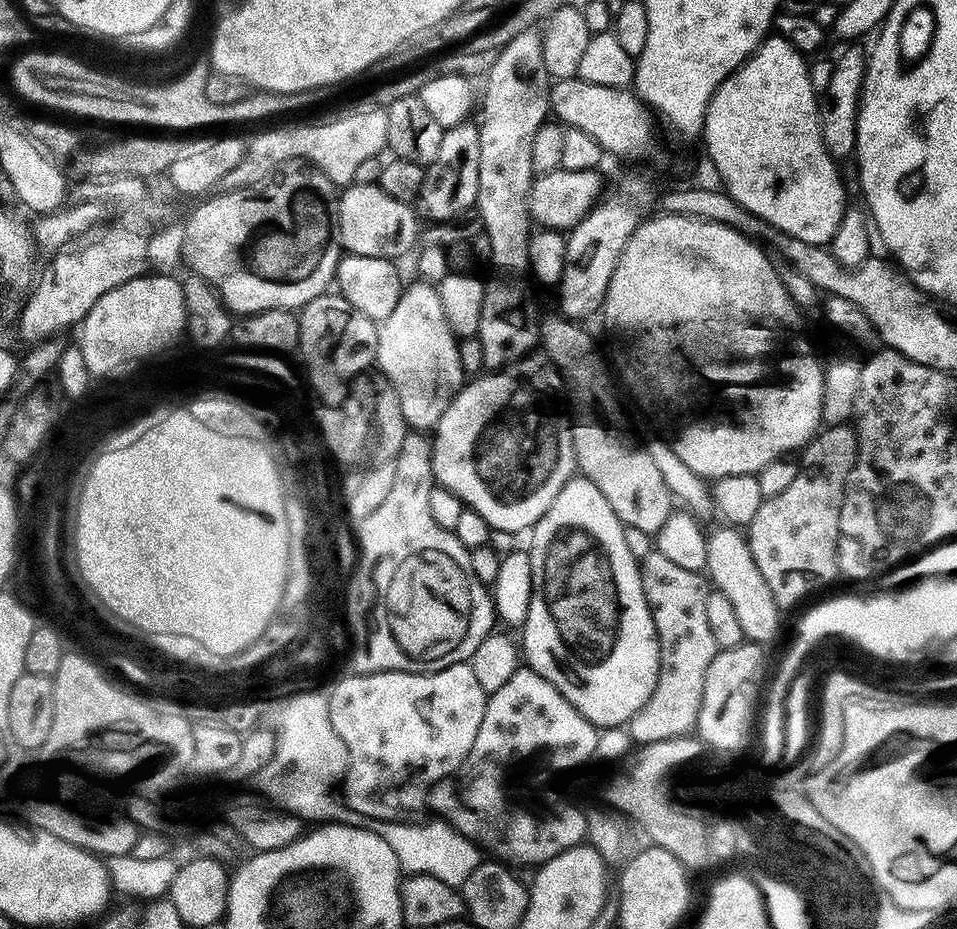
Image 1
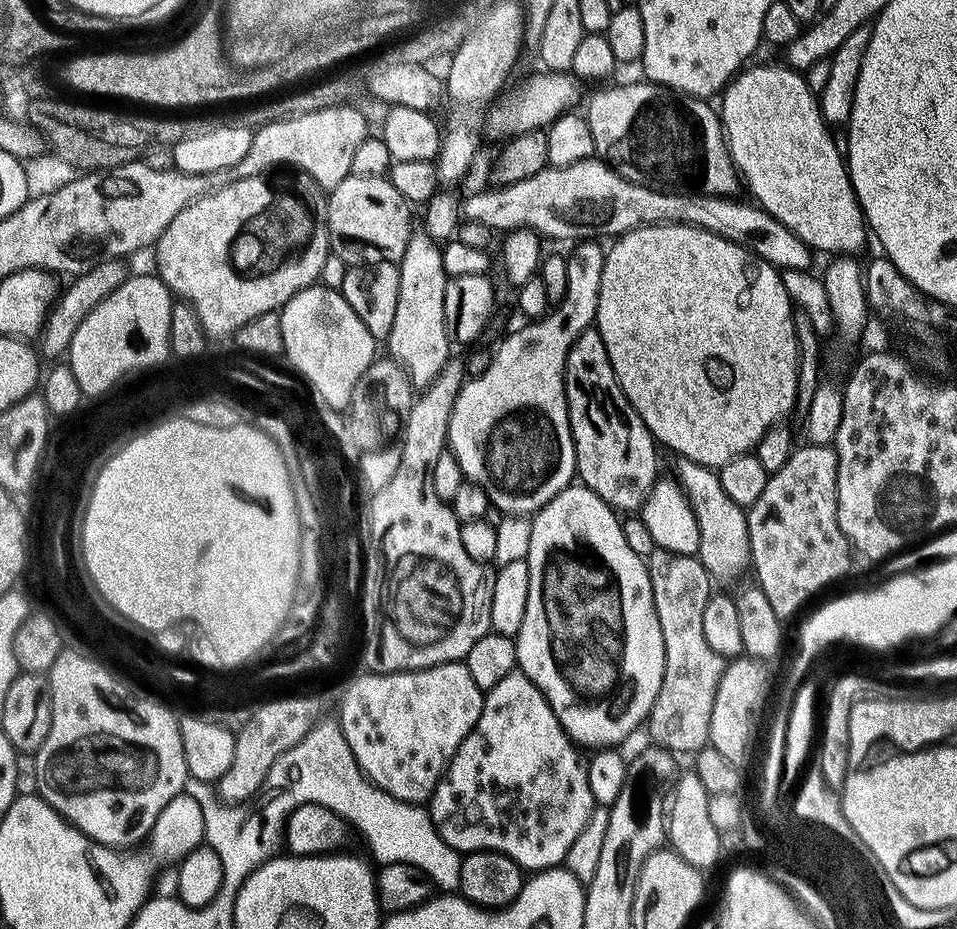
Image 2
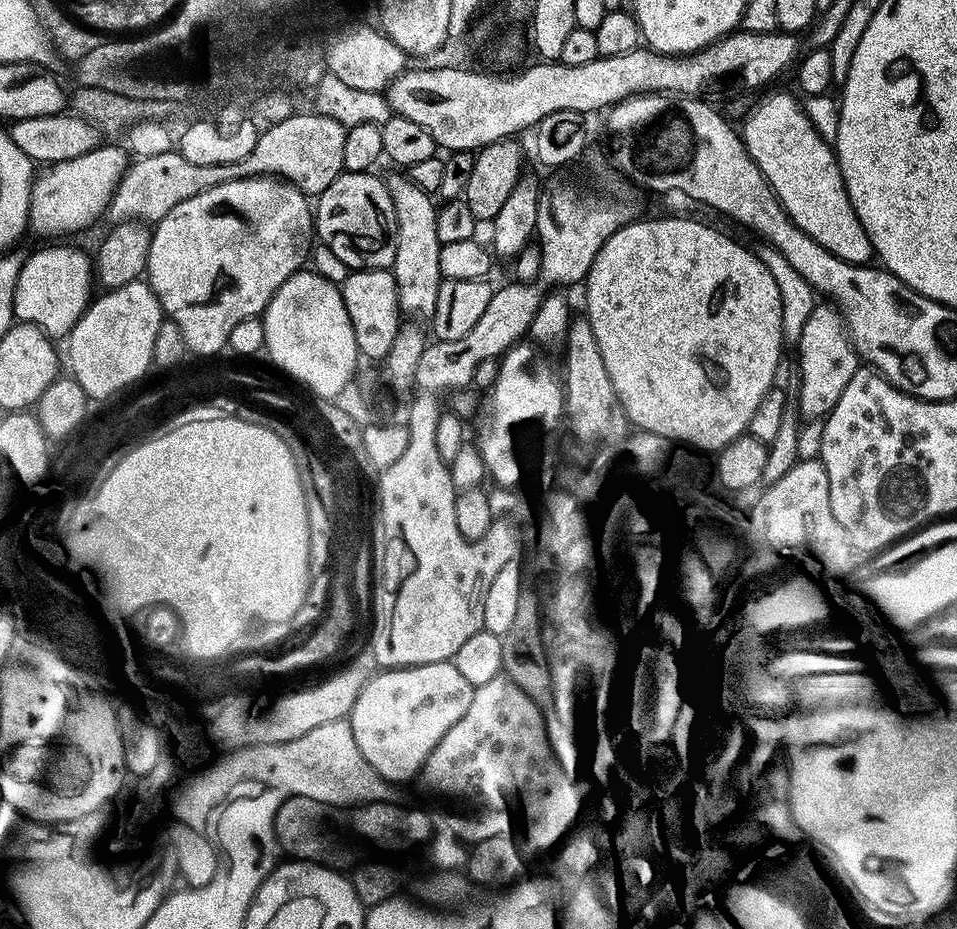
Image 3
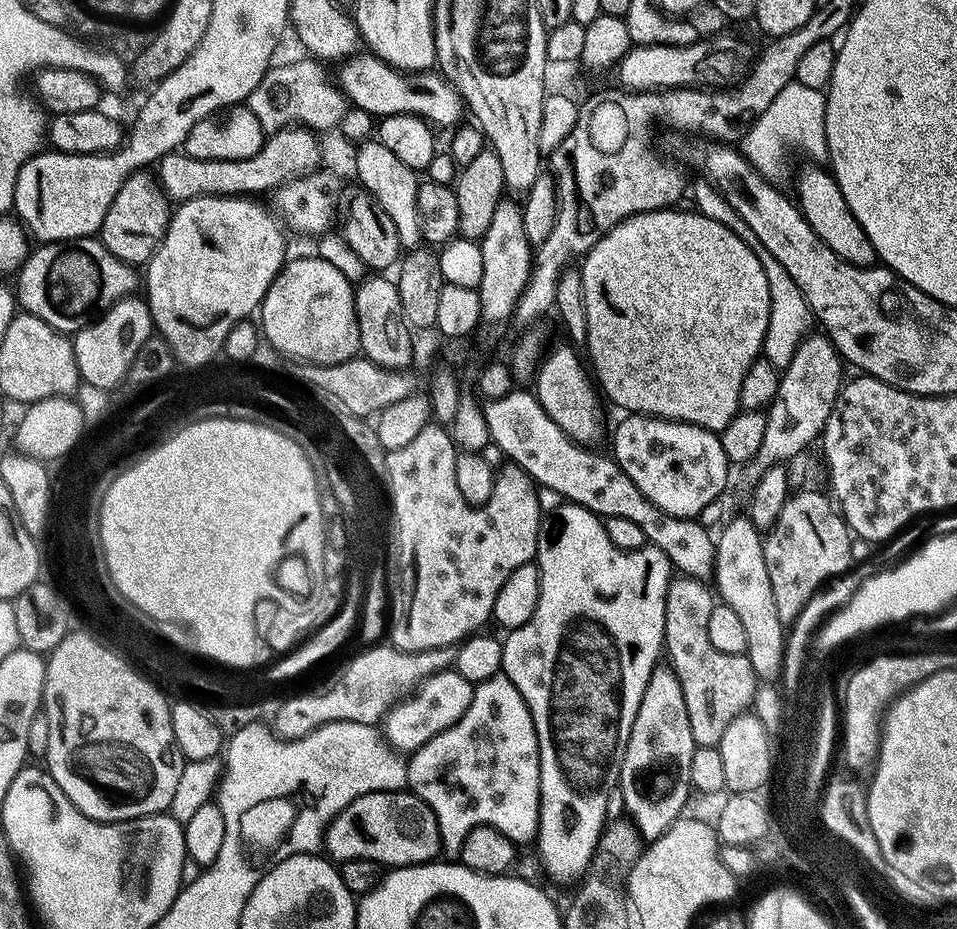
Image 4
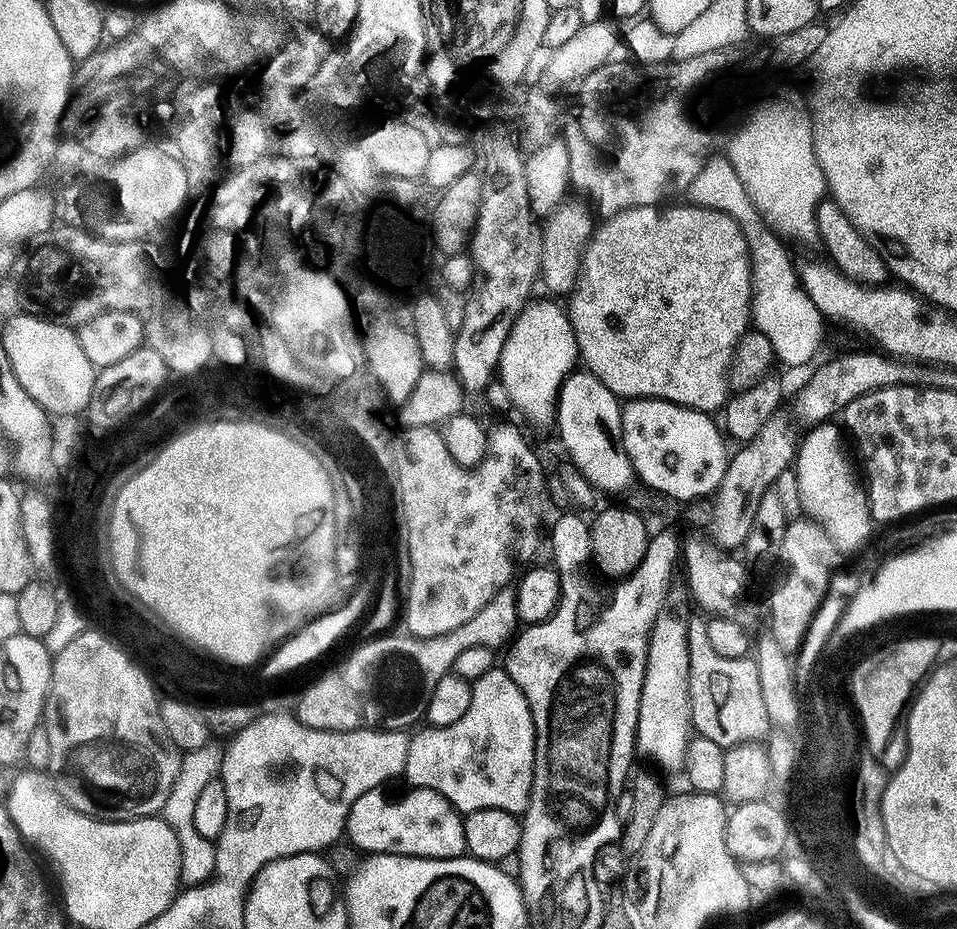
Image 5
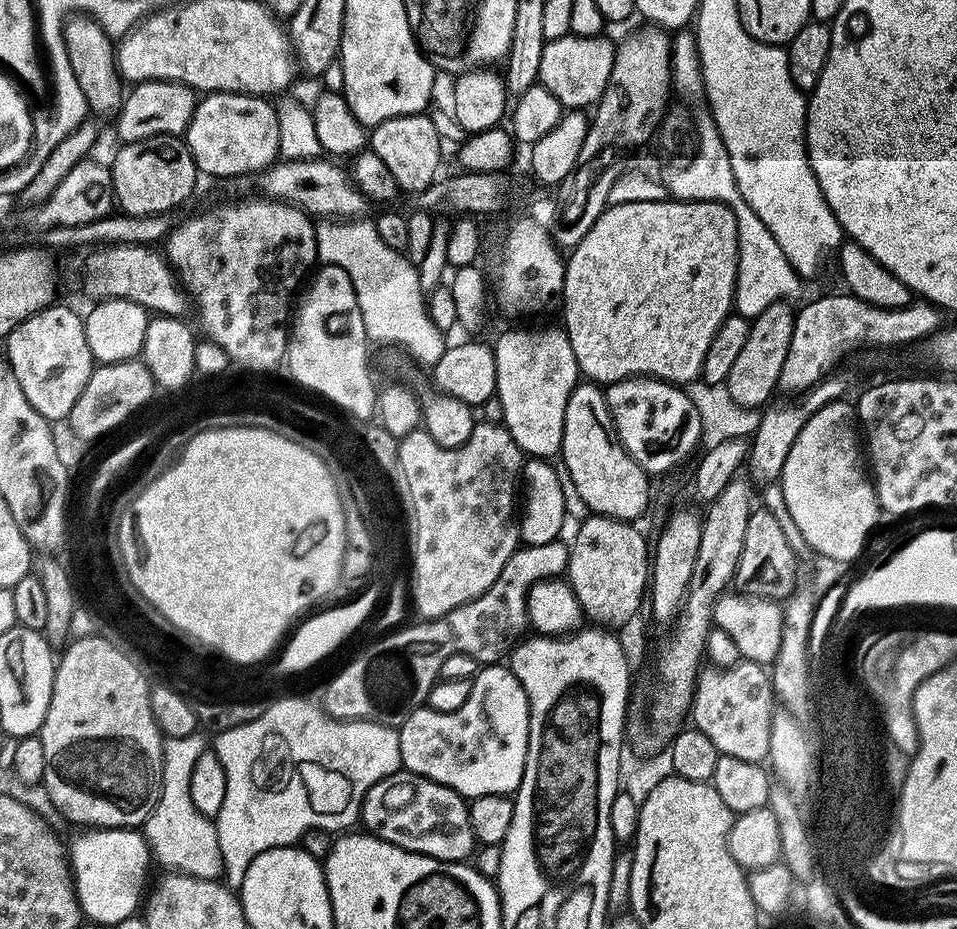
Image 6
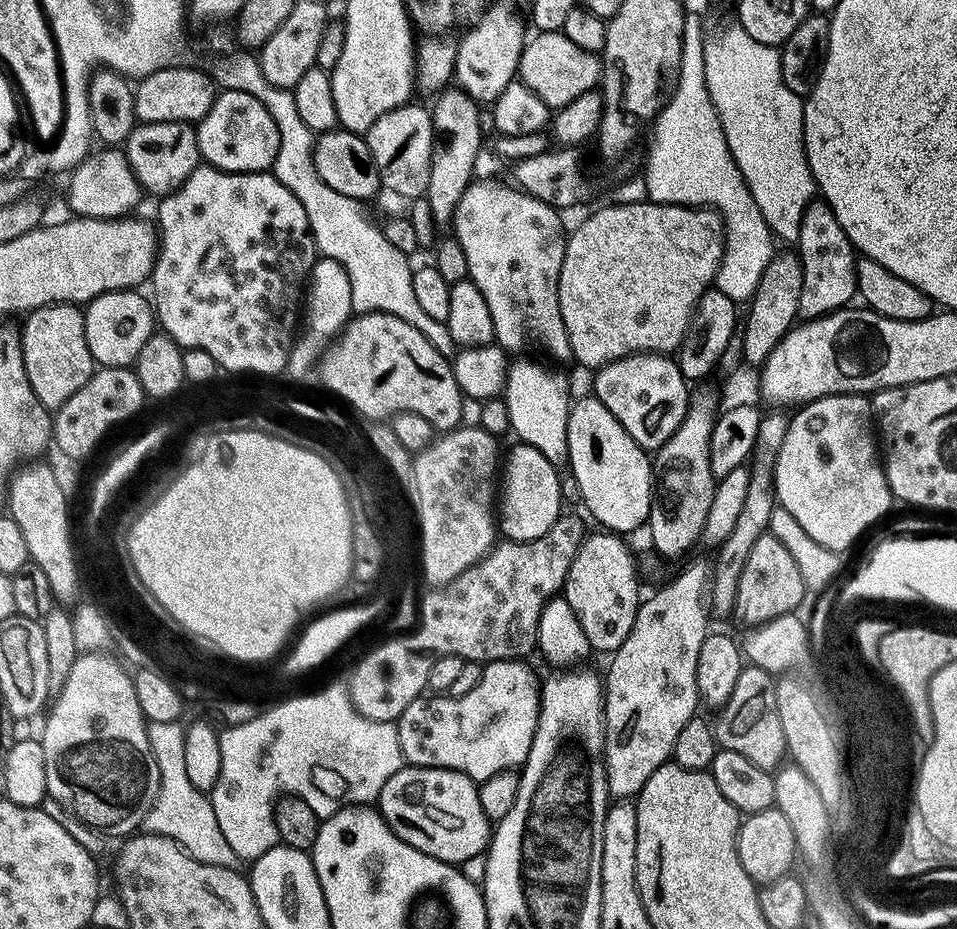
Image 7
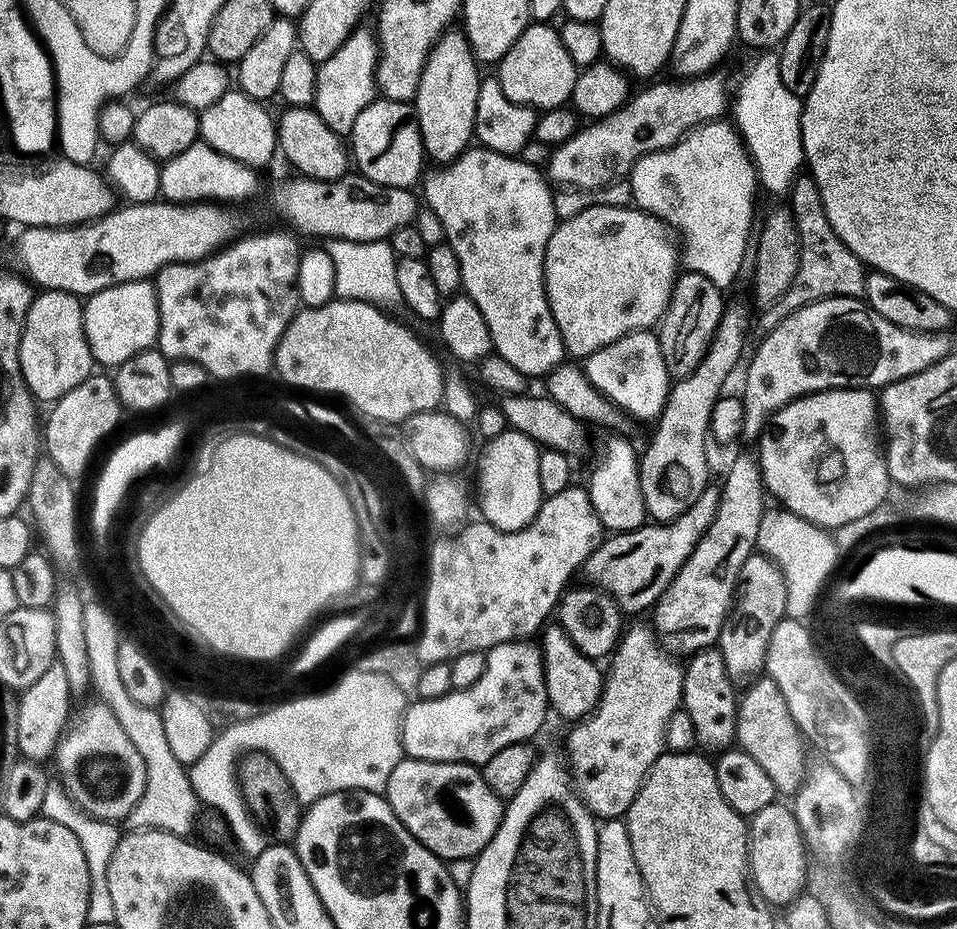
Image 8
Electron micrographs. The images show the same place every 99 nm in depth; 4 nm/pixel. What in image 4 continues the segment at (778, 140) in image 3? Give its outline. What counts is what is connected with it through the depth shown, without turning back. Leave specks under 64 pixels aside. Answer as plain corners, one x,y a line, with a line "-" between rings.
820,166
812,167
816,168
806,169
796,180
794,200
800,213
804,215
806,222
810,222
814,234
818,234
818,238
826,242
826,246
830,246
830,250
834,250
834,254
838,254
847,264
859,268
873,267
878,260
874,246
866,230
862,230
858,218
854,218
854,214
846,206
846,198
842,198
842,190
835,176
831,171
824,169
823,172

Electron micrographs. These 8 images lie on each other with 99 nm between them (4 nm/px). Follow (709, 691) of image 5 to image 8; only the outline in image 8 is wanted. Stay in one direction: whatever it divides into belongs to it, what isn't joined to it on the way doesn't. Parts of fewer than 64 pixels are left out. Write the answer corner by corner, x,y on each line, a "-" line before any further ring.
752,686
748,692
739,697
736,710
736,738
735,743
743,751
754,758
762,770
770,775
770,782
774,782
777,793
795,793
803,783
806,775
806,761
804,762
805,737
802,735
793,715
790,714
789,706
782,698
782,694
775,686
760,688

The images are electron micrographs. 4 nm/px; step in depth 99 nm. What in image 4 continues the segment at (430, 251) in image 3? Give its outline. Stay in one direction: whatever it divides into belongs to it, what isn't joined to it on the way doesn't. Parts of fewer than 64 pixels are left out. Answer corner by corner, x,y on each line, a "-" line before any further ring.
378,140
365,141
358,150
357,181
365,191
371,193
377,203
386,210
394,222
401,247
406,250
415,249
422,240
421,219
418,214
418,188
420,185
417,171
398,160
386,146

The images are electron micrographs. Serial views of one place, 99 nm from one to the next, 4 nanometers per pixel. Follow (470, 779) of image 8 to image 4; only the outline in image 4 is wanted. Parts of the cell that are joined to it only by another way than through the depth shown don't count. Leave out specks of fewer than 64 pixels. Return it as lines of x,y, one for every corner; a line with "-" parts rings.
411,790
367,792
351,800
329,820
322,848
336,862
372,860
389,869
405,868
435,861
442,852
442,837
435,814

